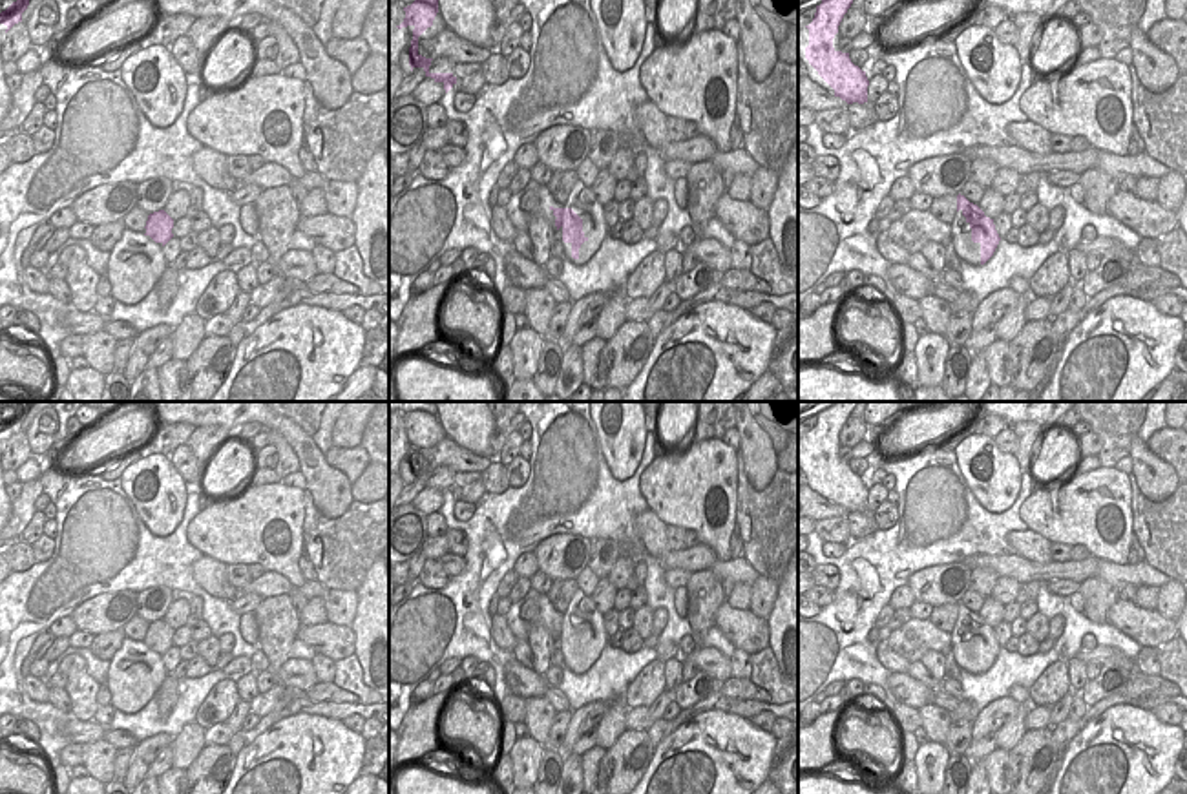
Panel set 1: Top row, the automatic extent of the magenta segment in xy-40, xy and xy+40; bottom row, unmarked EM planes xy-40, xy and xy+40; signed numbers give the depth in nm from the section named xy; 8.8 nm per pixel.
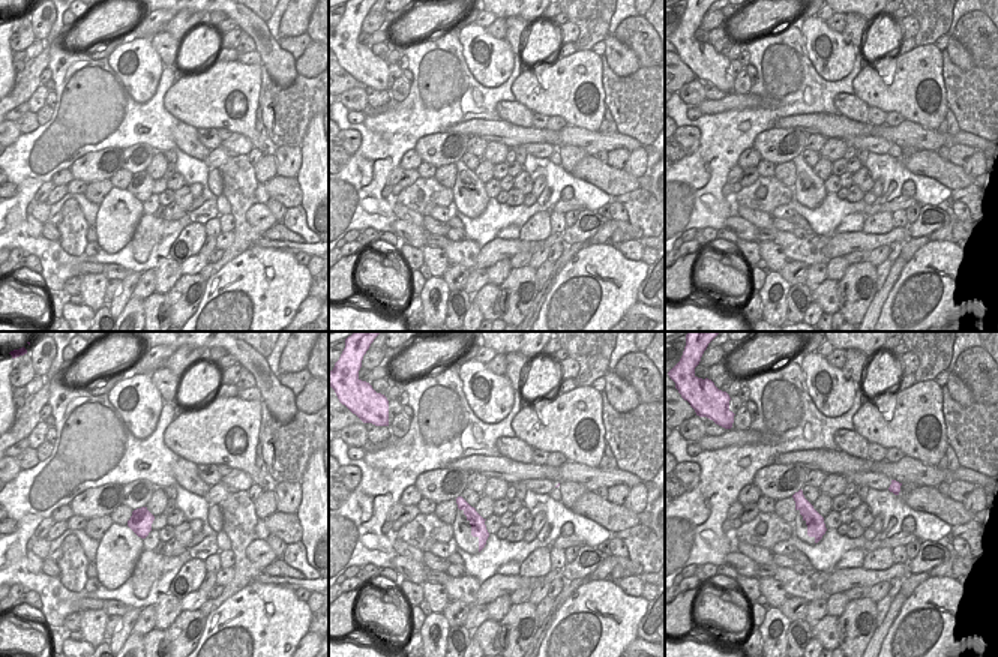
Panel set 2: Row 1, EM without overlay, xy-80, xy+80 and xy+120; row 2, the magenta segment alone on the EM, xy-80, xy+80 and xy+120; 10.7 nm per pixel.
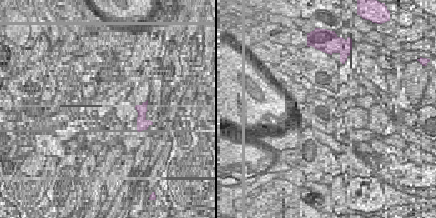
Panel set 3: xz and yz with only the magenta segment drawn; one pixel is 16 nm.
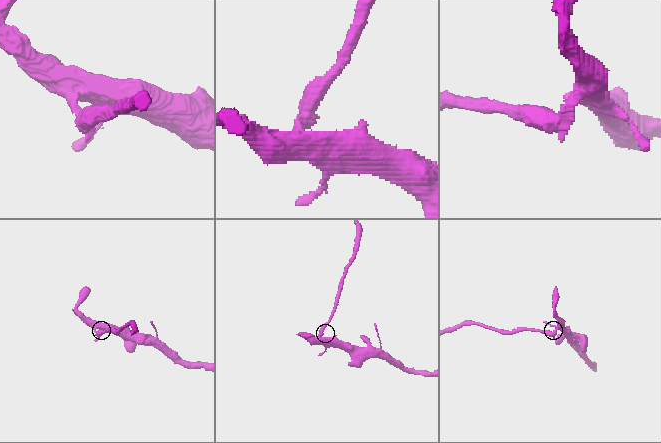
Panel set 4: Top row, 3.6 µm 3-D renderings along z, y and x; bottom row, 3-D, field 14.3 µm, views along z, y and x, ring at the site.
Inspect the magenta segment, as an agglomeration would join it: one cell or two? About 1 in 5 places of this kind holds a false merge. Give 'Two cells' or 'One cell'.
Two cells.

